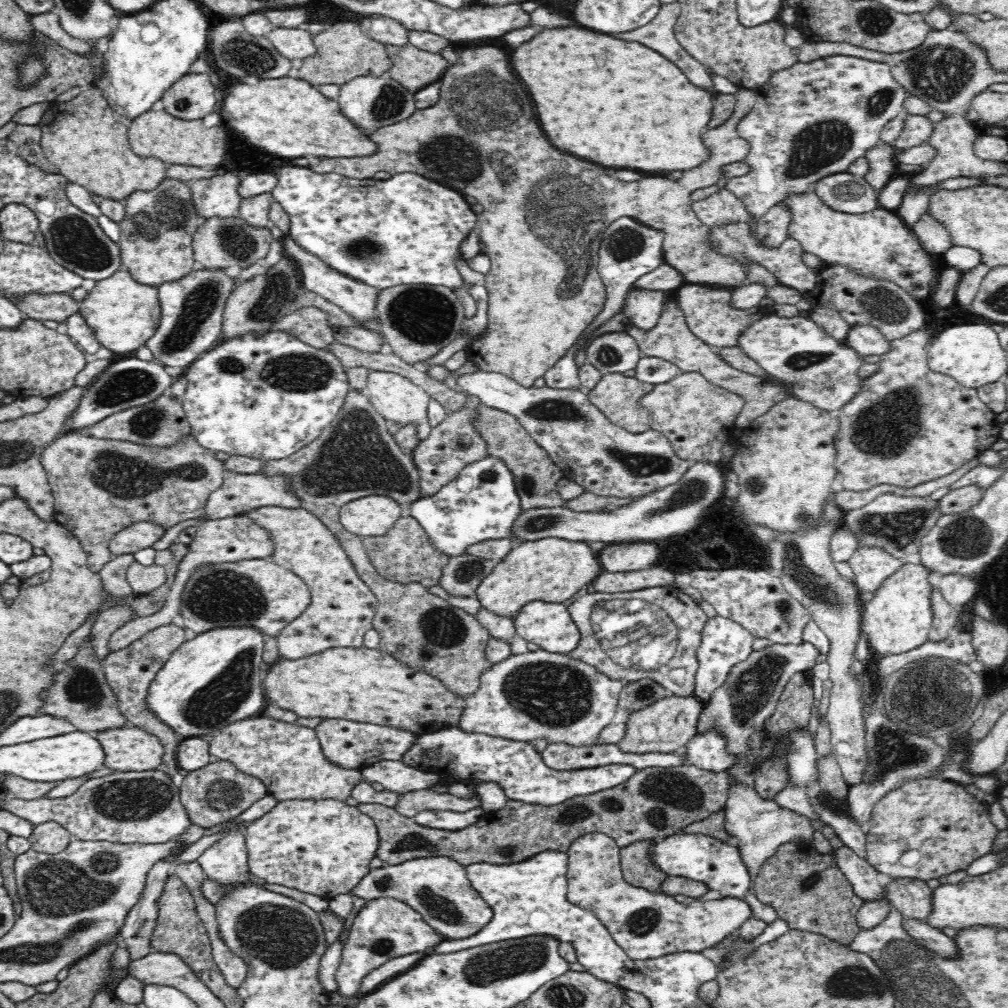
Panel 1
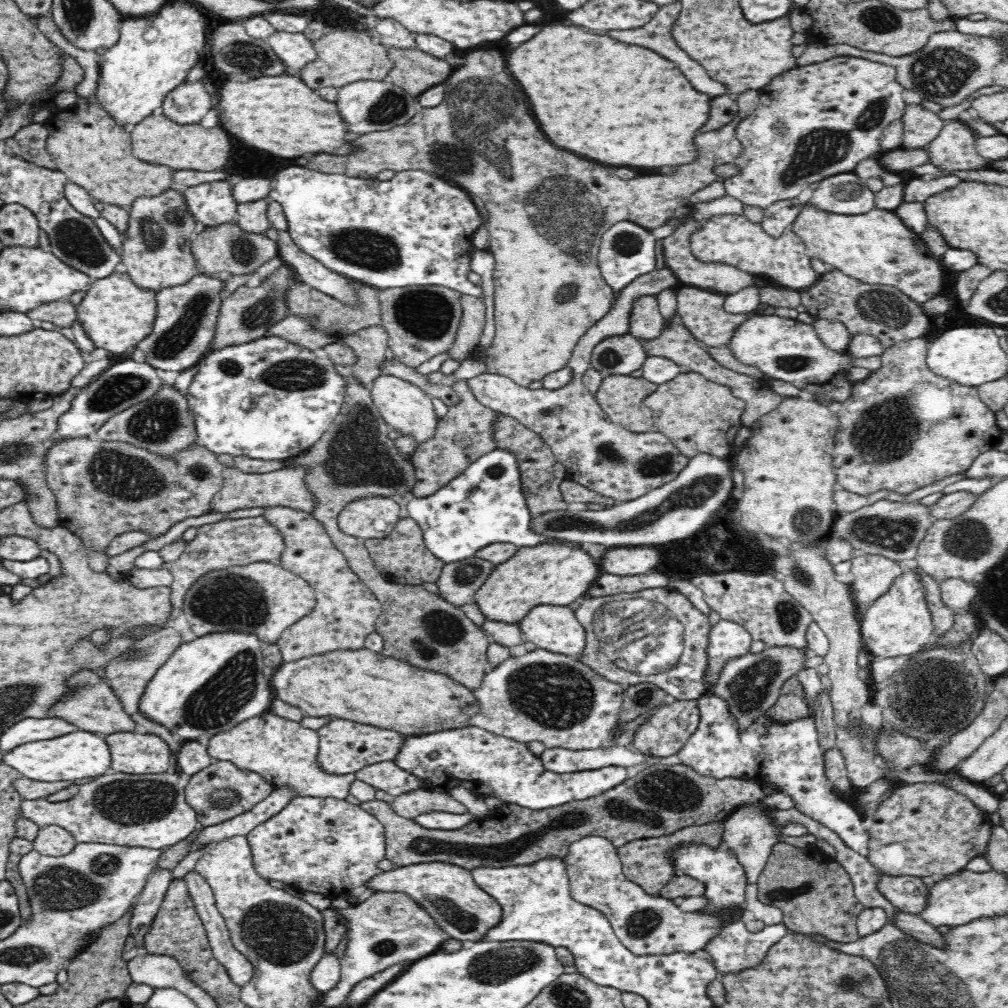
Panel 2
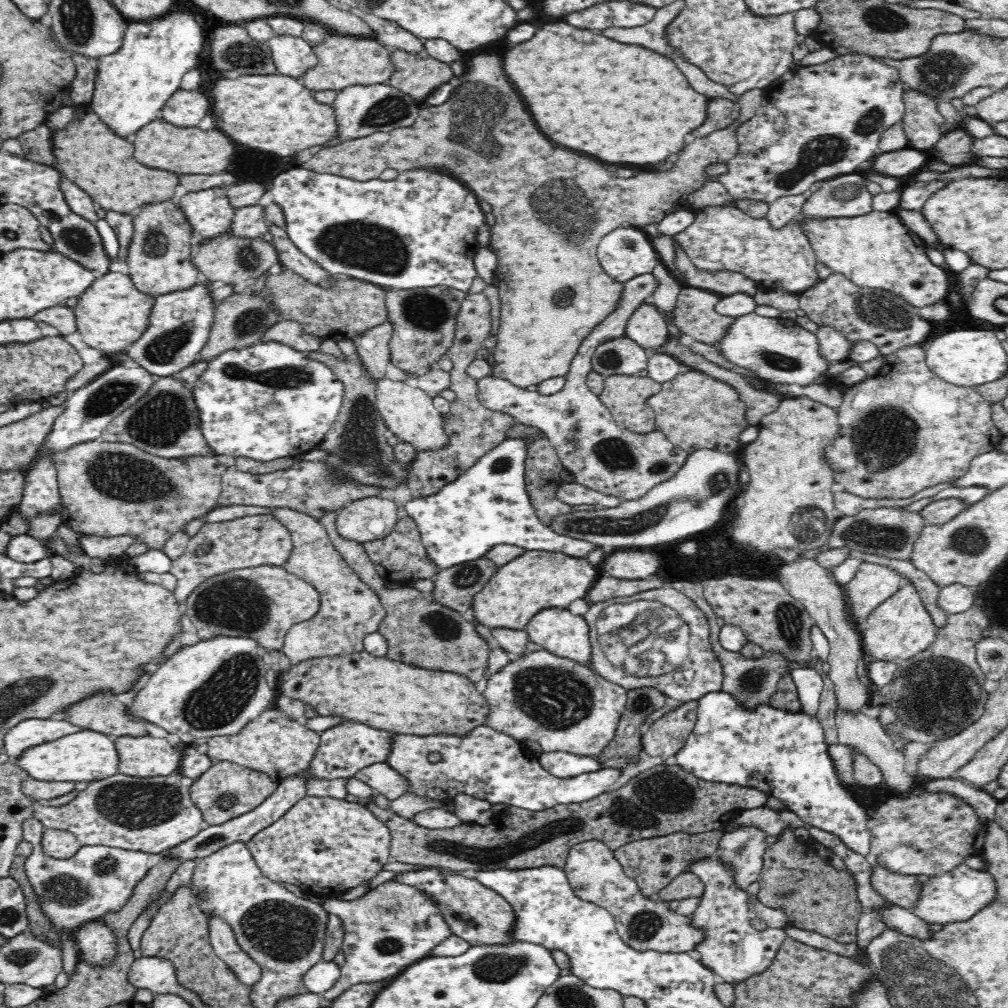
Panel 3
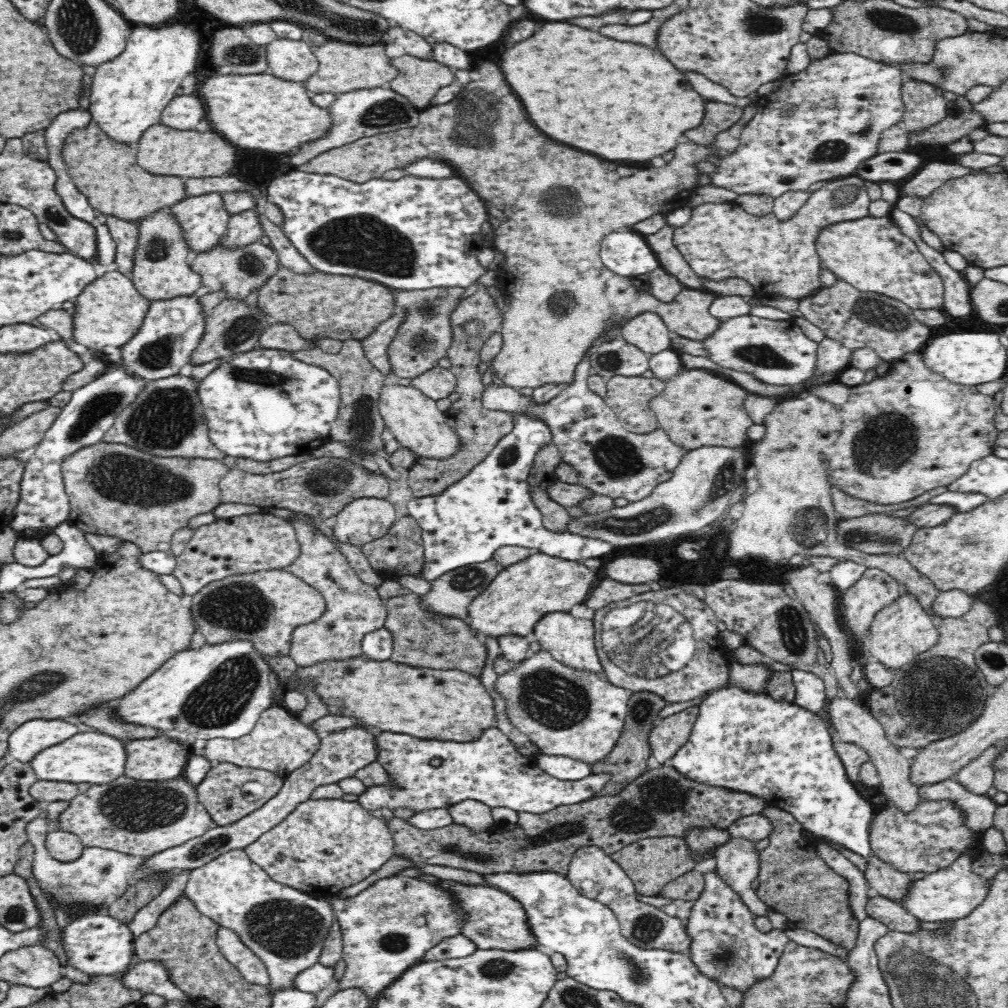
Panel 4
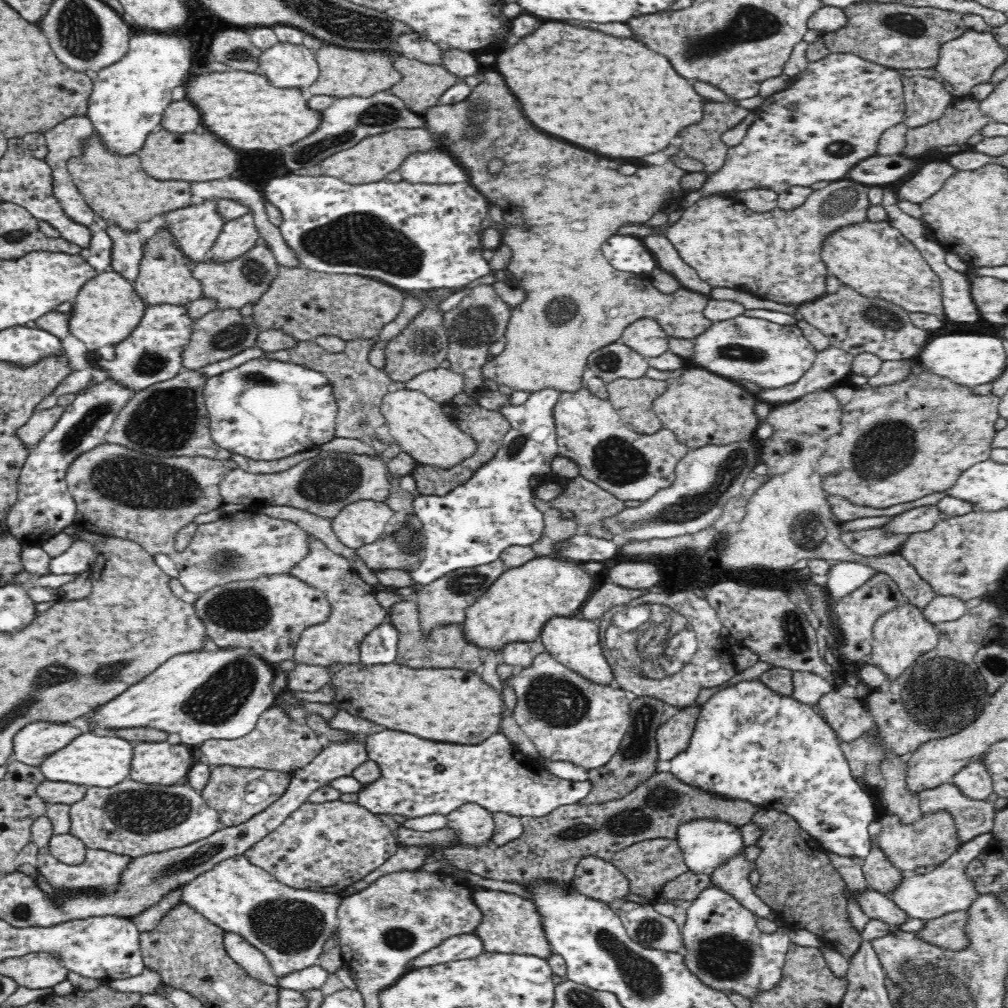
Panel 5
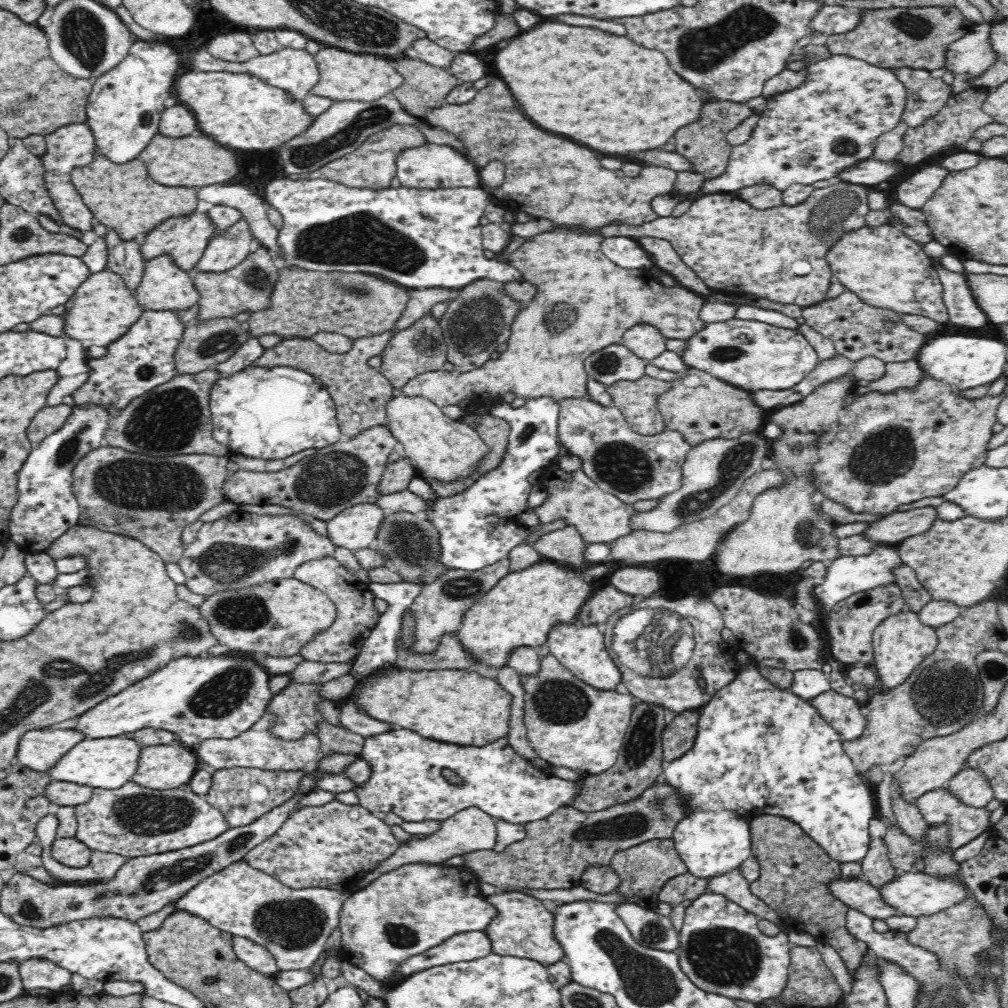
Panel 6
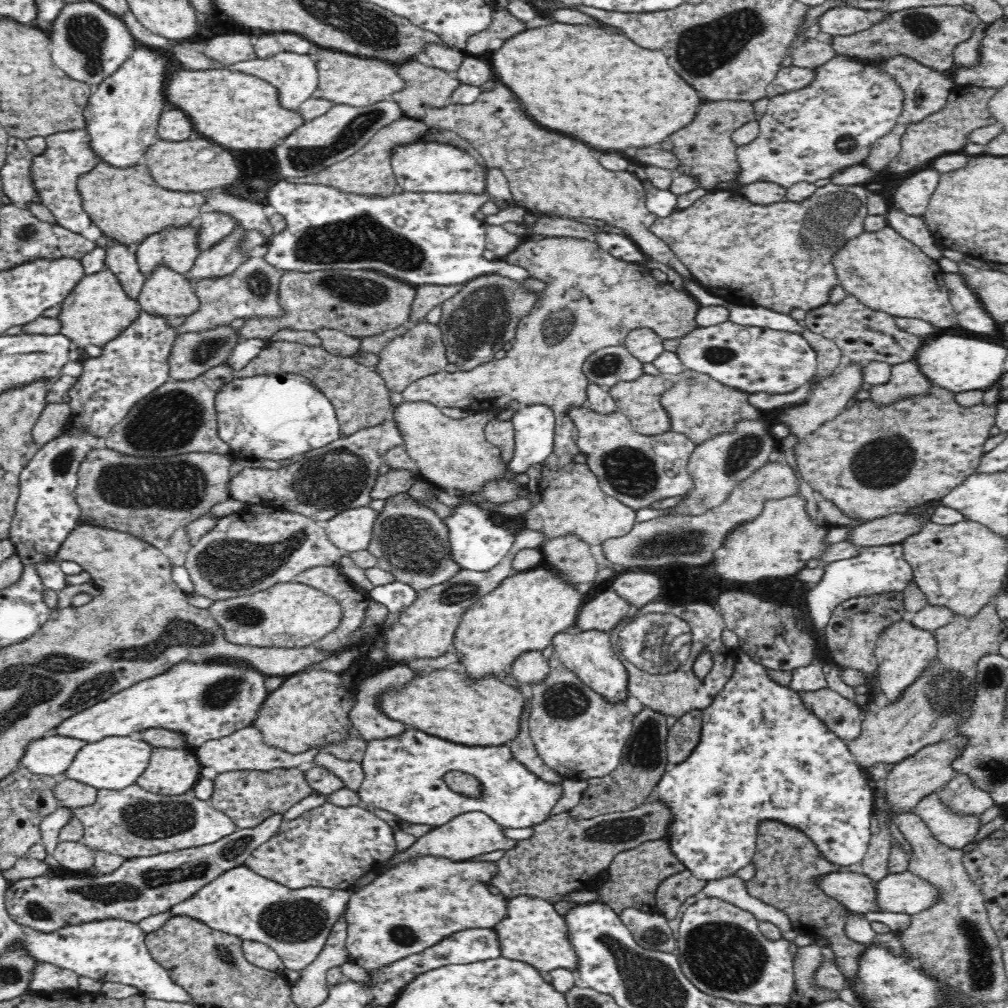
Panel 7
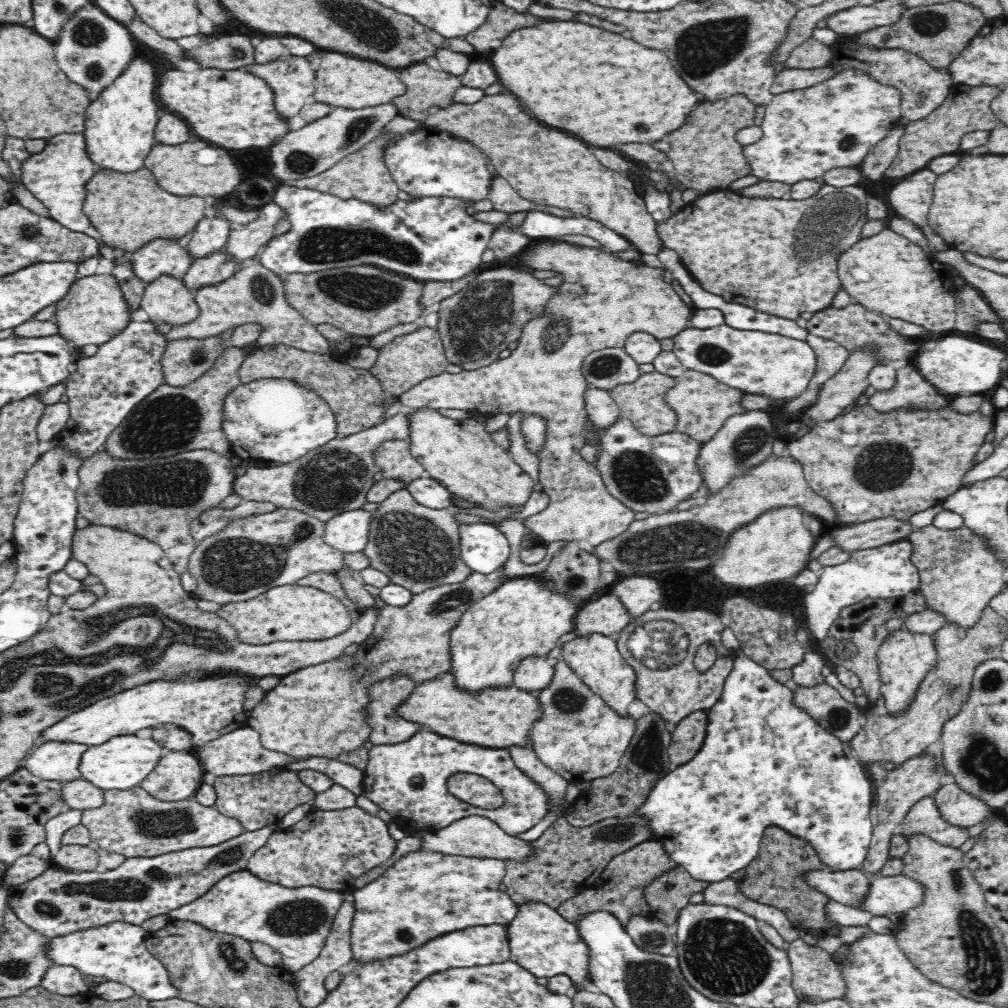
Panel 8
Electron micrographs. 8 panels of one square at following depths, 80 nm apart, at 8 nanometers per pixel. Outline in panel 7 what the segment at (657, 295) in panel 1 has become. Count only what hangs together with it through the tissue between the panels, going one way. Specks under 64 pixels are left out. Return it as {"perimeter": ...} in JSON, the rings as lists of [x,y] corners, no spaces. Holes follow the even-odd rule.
{"perimeter":[[[652,329],[631,330],[625,339],[623,345],[627,352],[634,355],[640,362],[653,362],[662,352],[664,339],[656,335]]]}

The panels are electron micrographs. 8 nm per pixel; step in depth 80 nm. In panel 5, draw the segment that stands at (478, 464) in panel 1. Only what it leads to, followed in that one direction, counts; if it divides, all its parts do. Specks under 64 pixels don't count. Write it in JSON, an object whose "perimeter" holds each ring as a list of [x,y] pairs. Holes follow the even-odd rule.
{"perimeter":[[[544,389],[532,393],[522,405],[514,406],[509,403],[496,408],[508,420],[511,428],[503,438],[502,446],[494,458],[479,468],[468,482],[457,486],[452,492],[444,496],[420,495],[414,499],[415,515],[421,522],[421,530],[423,538],[425,538],[423,561],[410,572],[414,585],[396,587],[378,583],[374,585],[377,593],[382,591],[396,593],[396,595],[400,595],[400,601],[410,601],[418,592],[416,585],[423,587],[452,571],[496,562],[496,560],[500,560],[501,554],[508,547],[528,546],[538,541],[544,532],[545,522],[544,515],[532,502],[531,490],[534,479],[552,472],[552,461],[559,454],[556,422],[554,421],[554,410],[559,398],[560,392],[554,389]],[[578,534],[571,538],[571,545],[564,549],[561,554],[566,560],[583,563],[602,563],[616,557],[616,545],[611,540],[604,540]]]}

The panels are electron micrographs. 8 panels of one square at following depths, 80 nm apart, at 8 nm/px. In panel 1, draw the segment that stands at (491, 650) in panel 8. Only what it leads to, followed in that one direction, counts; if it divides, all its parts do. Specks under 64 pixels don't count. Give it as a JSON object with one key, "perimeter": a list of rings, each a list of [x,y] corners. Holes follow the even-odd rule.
{"perimeter":[[[556,537],[541,538],[515,544],[508,556],[482,579],[476,590],[484,609],[502,617],[514,619],[525,604],[534,601],[564,603],[604,570],[585,542],[572,542]]]}

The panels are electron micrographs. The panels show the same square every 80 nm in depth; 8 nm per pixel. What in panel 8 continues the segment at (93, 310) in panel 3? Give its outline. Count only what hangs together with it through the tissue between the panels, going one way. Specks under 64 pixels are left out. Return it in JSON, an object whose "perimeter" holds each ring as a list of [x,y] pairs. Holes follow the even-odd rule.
{"perimeter":[[[113,275],[77,278],[64,298],[55,305],[55,323],[59,335],[79,349],[88,344],[100,347],[109,342],[128,326],[130,316],[121,287]]]}

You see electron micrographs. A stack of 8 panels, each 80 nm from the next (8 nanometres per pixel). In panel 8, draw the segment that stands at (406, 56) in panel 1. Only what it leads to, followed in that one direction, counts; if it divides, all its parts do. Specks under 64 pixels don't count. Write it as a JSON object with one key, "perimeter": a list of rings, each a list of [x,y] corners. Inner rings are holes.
{"perimeter":[[[425,62],[400,69],[399,76],[408,90],[394,100],[398,115],[422,124],[428,118],[430,106],[450,106],[456,91],[463,85],[460,77],[434,70]]]}

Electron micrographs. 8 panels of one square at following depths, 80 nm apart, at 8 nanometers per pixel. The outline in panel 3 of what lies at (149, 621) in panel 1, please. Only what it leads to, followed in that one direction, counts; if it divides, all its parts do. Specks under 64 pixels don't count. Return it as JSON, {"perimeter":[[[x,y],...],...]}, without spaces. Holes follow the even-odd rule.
{"perimeter":[[[271,514],[246,515],[223,522],[206,522],[190,537],[180,558],[172,562],[171,573],[177,578],[174,596],[182,603],[201,582],[233,570],[258,566],[283,567],[290,560],[293,542],[289,530]]]}

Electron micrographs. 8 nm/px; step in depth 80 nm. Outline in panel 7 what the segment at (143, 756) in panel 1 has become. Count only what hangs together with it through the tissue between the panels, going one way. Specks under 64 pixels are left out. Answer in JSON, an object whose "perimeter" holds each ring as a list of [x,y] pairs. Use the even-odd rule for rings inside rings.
{"perimeter":[[[155,747],[148,770],[138,777],[137,786],[153,794],[182,796],[200,780],[199,760],[184,749]]]}

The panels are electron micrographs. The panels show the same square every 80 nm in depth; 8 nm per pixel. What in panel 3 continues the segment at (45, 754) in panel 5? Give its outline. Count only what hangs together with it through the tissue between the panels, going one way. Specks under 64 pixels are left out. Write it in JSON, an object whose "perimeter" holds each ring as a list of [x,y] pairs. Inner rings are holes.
{"perimeter":[[[29,718],[11,728],[4,737],[3,752],[17,760],[26,749],[38,746],[79,731],[80,727],[68,720]]]}

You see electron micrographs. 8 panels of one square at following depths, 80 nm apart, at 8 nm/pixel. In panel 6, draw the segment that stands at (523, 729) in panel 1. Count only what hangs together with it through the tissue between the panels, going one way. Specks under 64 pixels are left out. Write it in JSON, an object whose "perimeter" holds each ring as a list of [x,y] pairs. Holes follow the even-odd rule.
{"perimeter":[[[552,654],[541,658],[539,675],[522,676],[521,683],[525,690],[524,724],[539,758],[554,768],[574,770],[581,778],[604,774],[615,766],[633,713],[632,695],[600,691],[586,684]]]}

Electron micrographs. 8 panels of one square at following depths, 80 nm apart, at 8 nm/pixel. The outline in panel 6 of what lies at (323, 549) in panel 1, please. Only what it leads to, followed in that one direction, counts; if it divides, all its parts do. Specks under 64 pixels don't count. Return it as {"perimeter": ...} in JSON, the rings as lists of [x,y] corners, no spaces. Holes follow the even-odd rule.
{"perimeter":[[[335,558],[308,562],[296,570],[293,578],[324,591],[337,608],[337,617],[333,625],[329,629],[316,633],[315,637],[301,648],[301,655],[305,660],[316,660],[316,662],[346,662],[355,659],[364,639],[368,638],[370,631],[379,621],[373,605],[376,598],[370,591],[368,583],[360,579],[352,579],[346,567]]]}

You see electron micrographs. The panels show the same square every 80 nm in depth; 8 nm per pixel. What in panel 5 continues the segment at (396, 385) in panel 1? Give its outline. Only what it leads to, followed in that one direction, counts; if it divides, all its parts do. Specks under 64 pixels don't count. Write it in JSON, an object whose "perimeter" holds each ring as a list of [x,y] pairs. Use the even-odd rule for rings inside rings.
{"perimeter":[[[408,389],[389,392],[384,395],[380,408],[390,429],[389,434],[418,465],[448,470],[466,458],[473,457],[478,450],[477,440],[454,425],[441,409],[440,403],[434,402],[421,392]]]}

